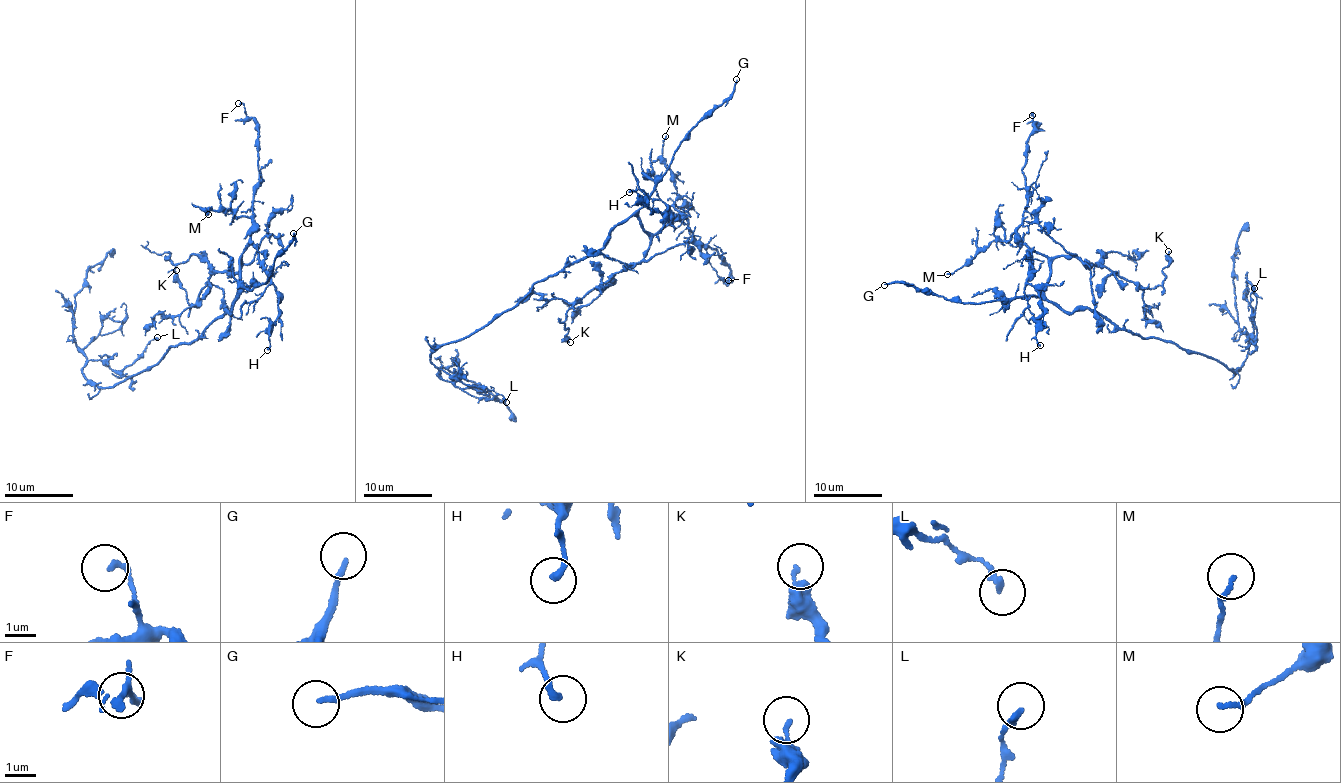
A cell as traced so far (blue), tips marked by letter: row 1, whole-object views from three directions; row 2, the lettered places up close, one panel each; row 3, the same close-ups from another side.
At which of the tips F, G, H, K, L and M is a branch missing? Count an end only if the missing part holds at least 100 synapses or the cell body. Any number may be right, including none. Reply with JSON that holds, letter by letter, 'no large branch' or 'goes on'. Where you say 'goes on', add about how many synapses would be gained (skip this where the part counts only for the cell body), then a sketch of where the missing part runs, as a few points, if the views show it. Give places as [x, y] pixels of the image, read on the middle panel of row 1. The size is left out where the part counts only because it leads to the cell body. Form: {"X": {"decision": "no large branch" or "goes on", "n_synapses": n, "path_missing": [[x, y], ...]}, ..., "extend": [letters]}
{"F": {"decision": "no large branch"}, "G": {"decision": "goes on", "path_missing": [[736, 79], [743, 54], [746, 60], [769, 57], [768, 109], [787, 137], [778, 179], [756, 207]]}, "H": {"decision": "no large branch"}, "K": {"decision": "no large branch"}, "L": {"decision": "no large branch"}, "M": {"decision": "no large branch"}, "extend": ["G"]}

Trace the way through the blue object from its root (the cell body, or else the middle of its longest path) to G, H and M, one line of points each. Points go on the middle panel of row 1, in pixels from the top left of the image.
G: (556, 275), (600, 250), (615, 227), (647, 204), (688, 130), (728, 97), (736, 79)
H: (556, 275), (598, 250), (616, 224), (634, 214), (649, 233), (668, 225), (668, 208), (649, 208), (629, 192)
M: (556, 275), (634, 214), (654, 234), (684, 215), (674, 206), (665, 136)

